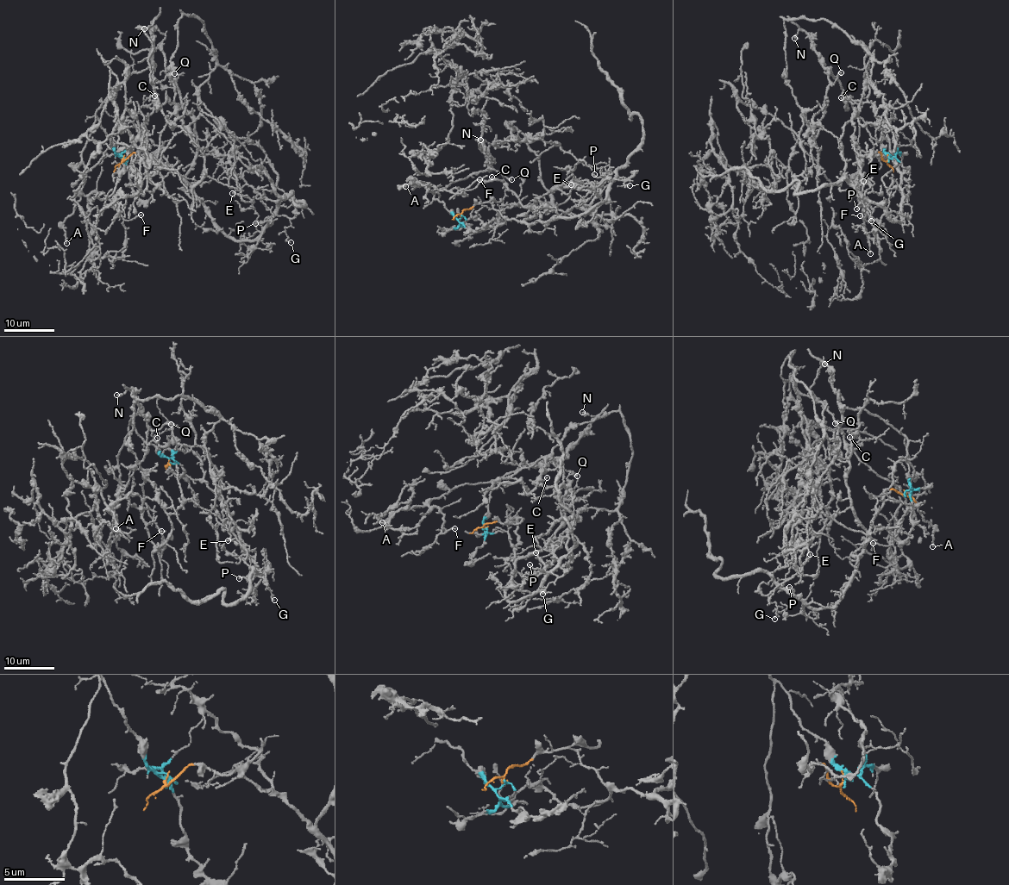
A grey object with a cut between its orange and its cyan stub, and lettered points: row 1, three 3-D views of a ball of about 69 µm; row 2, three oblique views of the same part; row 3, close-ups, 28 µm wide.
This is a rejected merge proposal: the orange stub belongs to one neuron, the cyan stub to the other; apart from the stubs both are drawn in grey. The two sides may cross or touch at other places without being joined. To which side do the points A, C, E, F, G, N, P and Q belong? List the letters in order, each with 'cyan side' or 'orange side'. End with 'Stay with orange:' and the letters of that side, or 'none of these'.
A: cyan side
C: orange side
E: orange side
F: cyan side
G: orange side
N: cyan side
P: orange side
Q: cyan side
Stay with orange: C, E, G, P

